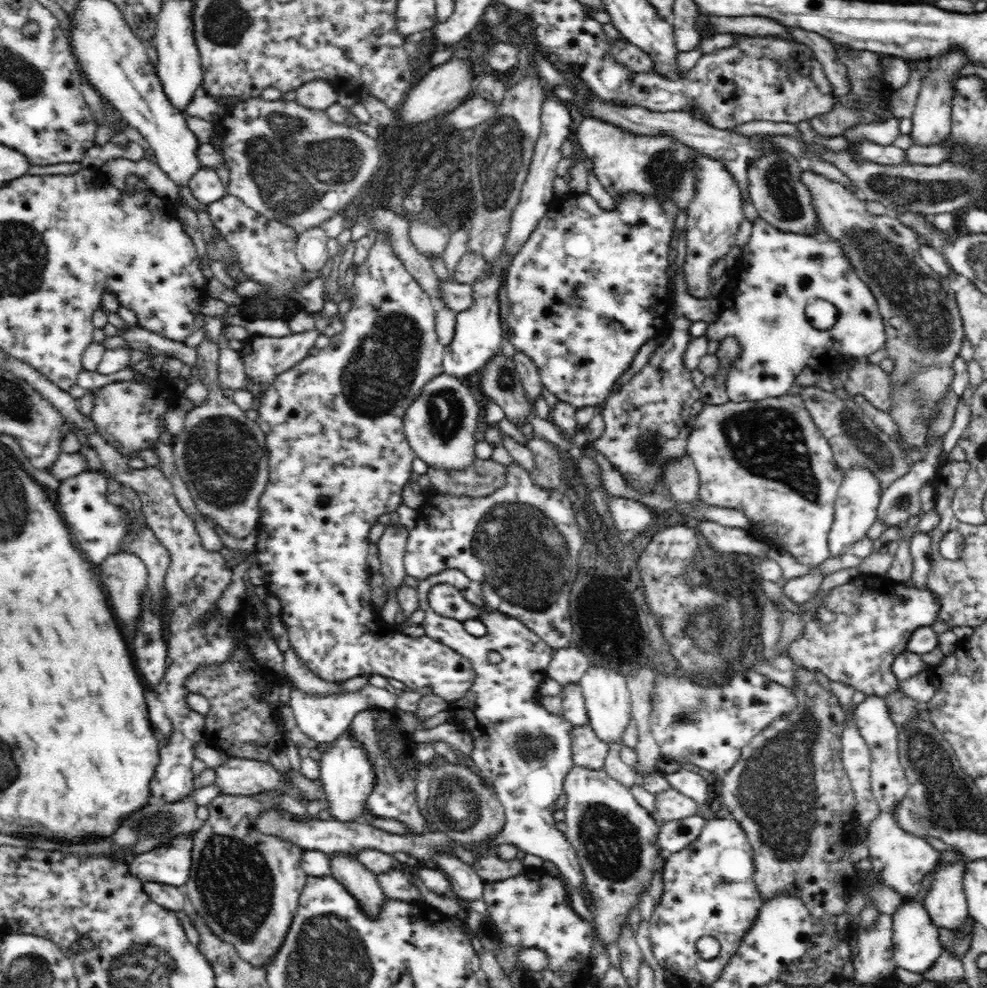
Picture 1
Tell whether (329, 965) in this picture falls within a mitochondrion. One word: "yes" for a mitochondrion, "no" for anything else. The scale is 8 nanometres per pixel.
yes

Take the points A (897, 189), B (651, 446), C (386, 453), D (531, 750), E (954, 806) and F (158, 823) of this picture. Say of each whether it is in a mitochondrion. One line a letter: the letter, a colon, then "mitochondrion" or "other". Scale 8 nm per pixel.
A: mitochondrion
B: mitochondrion
C: other
D: mitochondrion
E: mitochondrion
F: mitochondrion

